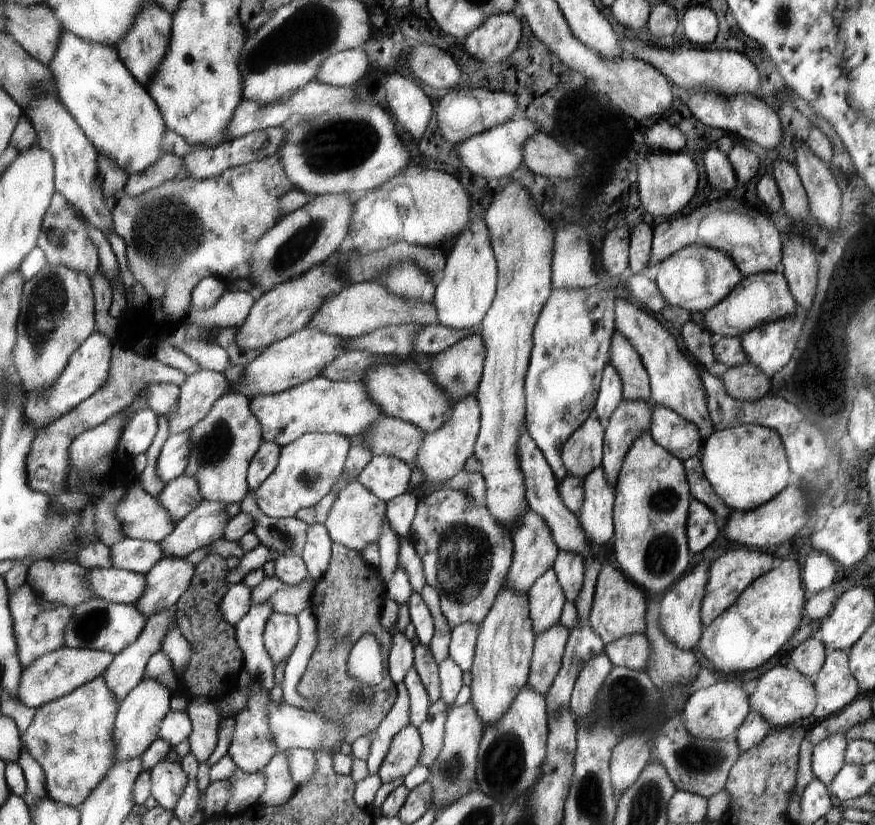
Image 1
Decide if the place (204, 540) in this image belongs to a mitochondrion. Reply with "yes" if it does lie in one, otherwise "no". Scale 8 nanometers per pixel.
no

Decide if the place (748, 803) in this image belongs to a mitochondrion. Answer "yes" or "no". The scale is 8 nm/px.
no

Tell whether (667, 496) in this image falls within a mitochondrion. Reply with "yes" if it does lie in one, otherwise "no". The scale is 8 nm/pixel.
yes

